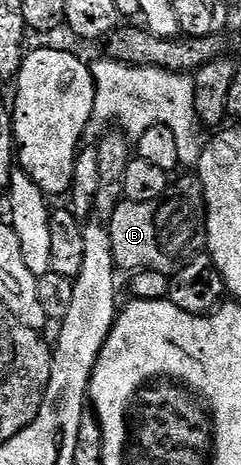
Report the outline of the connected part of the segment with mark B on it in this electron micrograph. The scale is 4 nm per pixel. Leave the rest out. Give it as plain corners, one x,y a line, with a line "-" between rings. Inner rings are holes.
193,174
175,178
158,202
124,201
108,220
112,239
112,257
118,269
126,273
155,271
173,277
184,265
207,250
206,198
202,183

